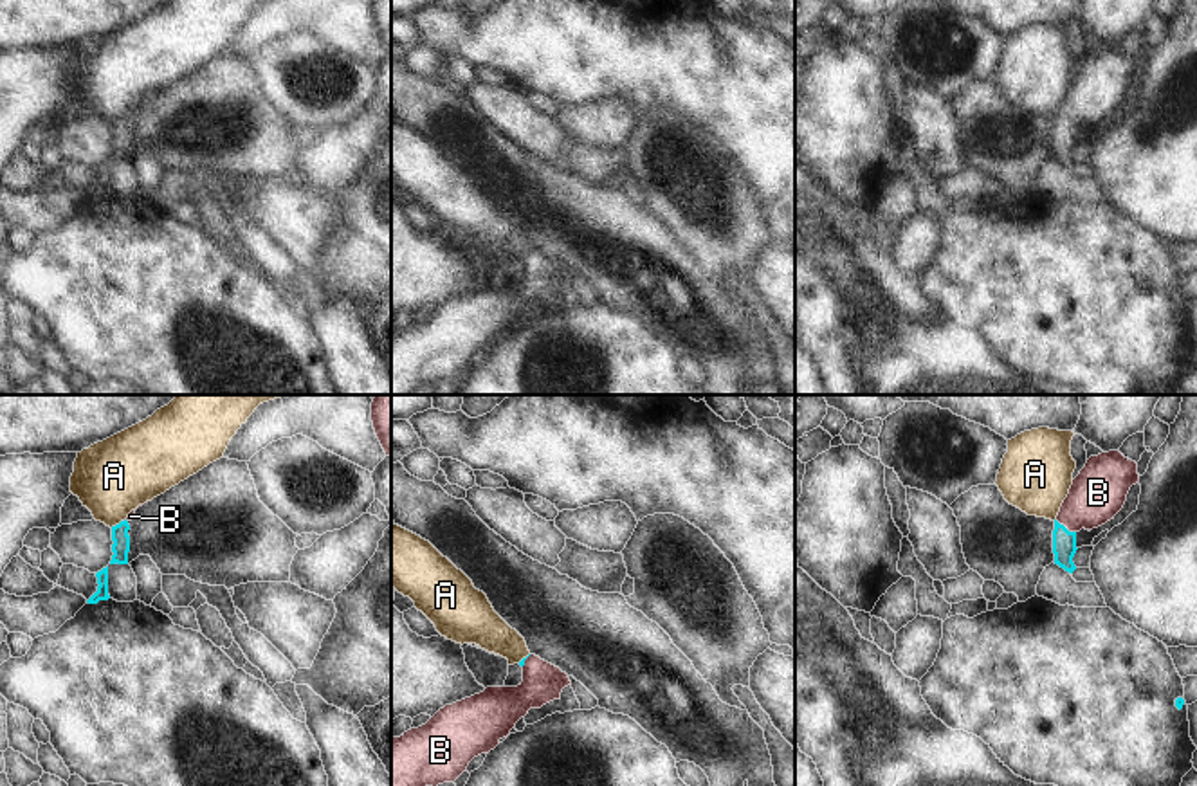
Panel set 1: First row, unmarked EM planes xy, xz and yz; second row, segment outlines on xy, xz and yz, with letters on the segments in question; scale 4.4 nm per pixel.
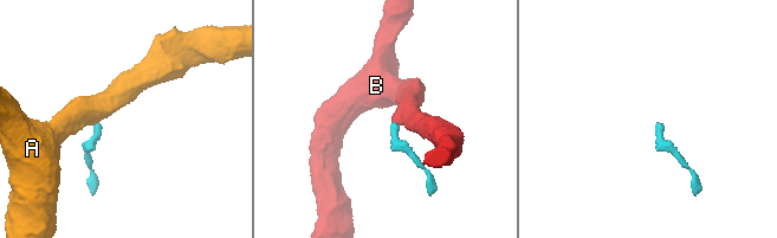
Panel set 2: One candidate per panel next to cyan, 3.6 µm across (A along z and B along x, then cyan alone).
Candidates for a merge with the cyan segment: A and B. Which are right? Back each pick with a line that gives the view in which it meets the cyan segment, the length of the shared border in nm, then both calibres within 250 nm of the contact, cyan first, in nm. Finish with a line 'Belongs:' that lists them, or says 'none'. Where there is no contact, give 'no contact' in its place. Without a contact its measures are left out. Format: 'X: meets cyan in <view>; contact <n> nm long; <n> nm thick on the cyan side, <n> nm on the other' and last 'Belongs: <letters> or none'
B: meets cyan in yz; contact 110 nm long; 110 nm thick on the cyan side, 240 nm on the other
Belongs: B

